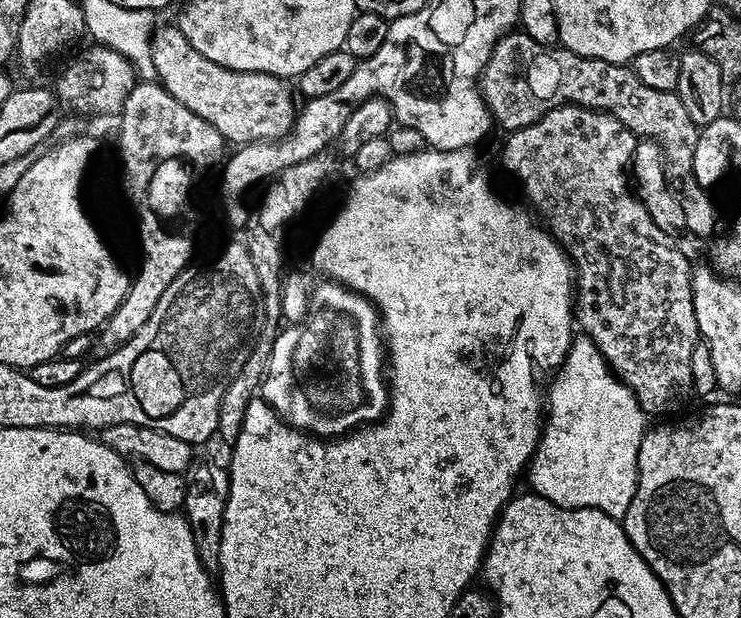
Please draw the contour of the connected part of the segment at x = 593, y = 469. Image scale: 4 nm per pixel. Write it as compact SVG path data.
M577 335L568 356L555 369L552 385L546 388L546 415L532 463L526 469L531 491L563 508L597 508L608 516L623 518L636 492L638 450L646 431L646 414L632 391L612 375L598 346L589 336Z

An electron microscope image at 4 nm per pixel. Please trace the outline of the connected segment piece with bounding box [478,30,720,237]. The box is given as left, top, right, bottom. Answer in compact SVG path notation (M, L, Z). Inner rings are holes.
M522 30L511 31L496 43L478 83L493 121L499 127L501 124L508 134L538 122L550 106L557 104L576 104L618 118L636 137L650 140L659 148L664 158L664 173L683 203L687 231L696 236L717 235L720 216L712 201L713 193L694 178L698 125L690 122L690 114L686 114L686 106L682 106L675 92L653 90L639 80L631 67L579 56L563 46L549 50Z

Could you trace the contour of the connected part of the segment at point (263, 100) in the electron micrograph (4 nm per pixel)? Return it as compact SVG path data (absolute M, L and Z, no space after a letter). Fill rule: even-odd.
M175 23L168 24L165 28L157 27L152 33L152 57L154 58L154 70L156 80L167 92L186 110L194 110L198 118L210 122L218 134L222 134L225 141L251 142L254 140L274 140L284 135L296 121L298 104L292 101L292 92L288 89L287 79L271 76L265 72L231 72L229 68L218 66L218 62L210 62L190 42L186 42L186 34Z

